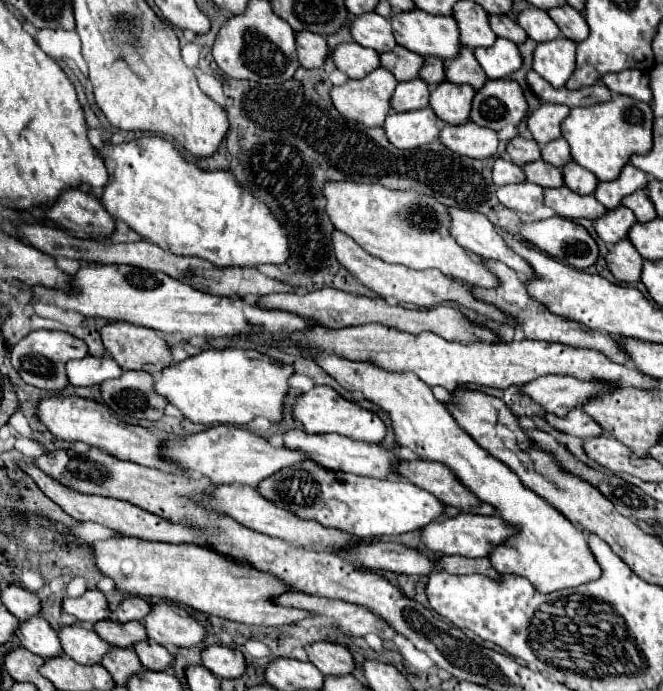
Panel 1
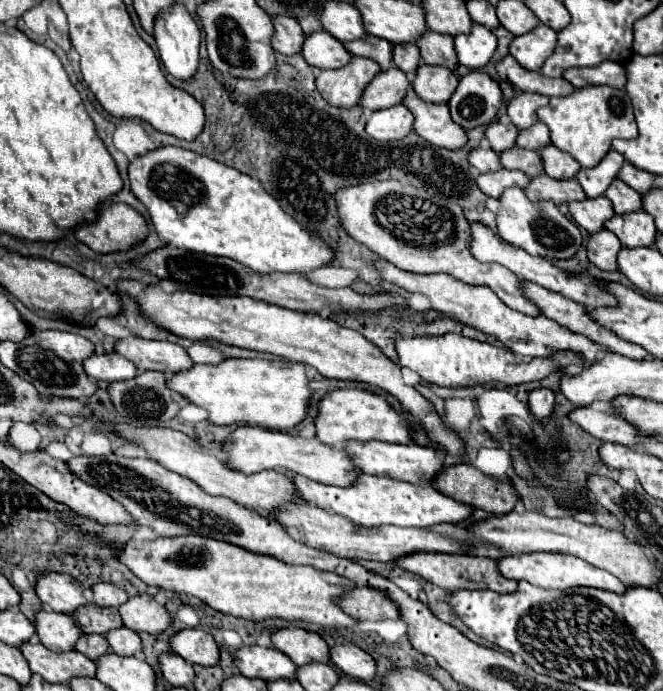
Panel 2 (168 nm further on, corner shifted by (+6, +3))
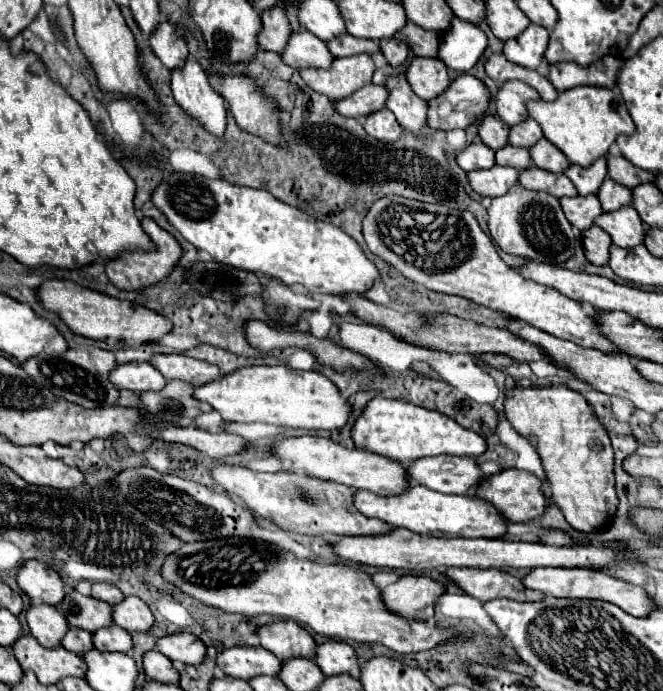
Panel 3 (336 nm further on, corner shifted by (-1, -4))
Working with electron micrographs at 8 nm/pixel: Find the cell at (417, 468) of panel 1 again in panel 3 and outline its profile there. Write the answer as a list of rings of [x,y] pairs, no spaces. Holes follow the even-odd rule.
[[[508,468],[508,470],[502,470],[500,474],[486,478],[480,484],[480,488],[474,492],[474,496],[492,502],[504,514],[504,518],[508,518],[510,522],[528,522],[528,520],[534,520],[534,518],[542,518],[544,510],[548,508],[548,500],[546,500],[544,488],[542,488],[542,480],[532,472],[516,470],[516,468]]]

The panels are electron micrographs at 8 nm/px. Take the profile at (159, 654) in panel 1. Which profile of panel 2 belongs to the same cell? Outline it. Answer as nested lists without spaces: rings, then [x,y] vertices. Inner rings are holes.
[[[121,627],[121,629],[115,629],[111,633],[105,635],[105,639],[109,641],[111,649],[117,653],[117,655],[135,655],[135,657],[143,657],[143,643],[141,643],[141,637],[127,629],[127,627]]]

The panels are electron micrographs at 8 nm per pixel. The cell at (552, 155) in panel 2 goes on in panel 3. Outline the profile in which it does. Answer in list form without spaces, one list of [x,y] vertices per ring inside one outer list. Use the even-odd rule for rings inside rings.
[[[540,138],[536,146],[528,148],[528,152],[532,156],[534,166],[538,166],[542,170],[548,170],[548,172],[558,174],[558,172],[564,172],[570,166],[568,158],[552,142],[548,142],[544,138]]]

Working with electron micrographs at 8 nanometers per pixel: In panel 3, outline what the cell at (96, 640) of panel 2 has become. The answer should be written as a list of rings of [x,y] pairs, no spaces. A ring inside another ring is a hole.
[[[68,628],[68,632],[64,634],[62,646],[78,656],[82,656],[84,652],[92,650],[92,634],[86,630],[78,630],[78,628]]]

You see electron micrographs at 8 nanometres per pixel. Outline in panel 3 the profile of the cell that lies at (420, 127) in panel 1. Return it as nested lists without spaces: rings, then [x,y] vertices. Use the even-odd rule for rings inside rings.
[[[382,108],[378,112],[372,112],[366,116],[364,120],[364,130],[380,140],[380,142],[392,142],[392,140],[398,140],[396,136],[402,134],[402,128],[398,124],[398,120],[392,116],[392,112],[388,108]]]

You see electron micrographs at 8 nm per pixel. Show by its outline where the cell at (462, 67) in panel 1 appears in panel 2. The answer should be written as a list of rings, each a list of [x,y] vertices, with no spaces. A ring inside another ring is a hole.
[[[427,31],[419,41],[417,47],[421,51],[421,59],[427,65],[443,65],[447,69],[457,69],[459,61],[457,61],[457,51],[453,45],[453,37],[451,35],[441,35],[441,33],[433,33]]]

